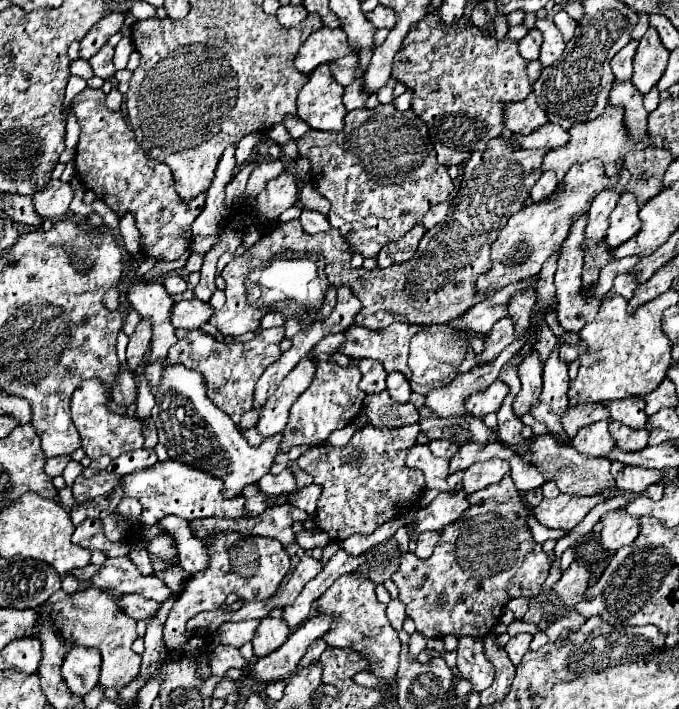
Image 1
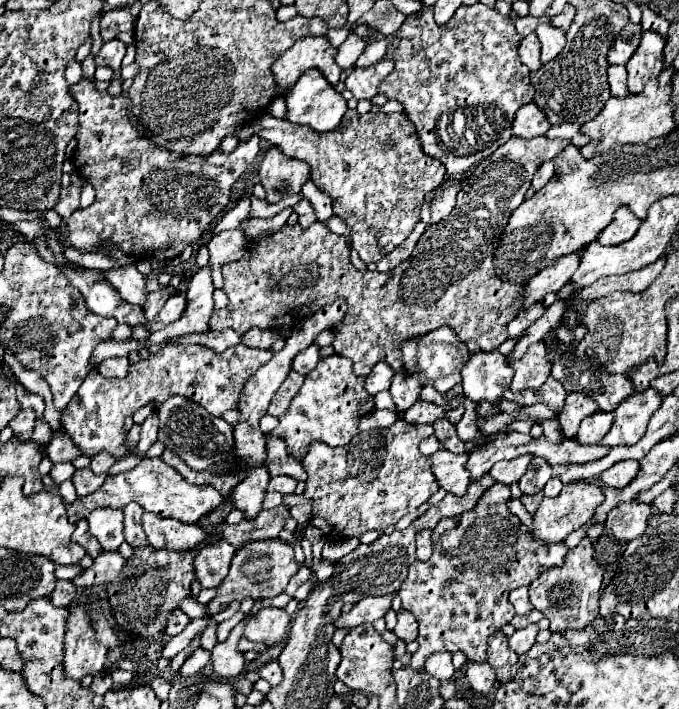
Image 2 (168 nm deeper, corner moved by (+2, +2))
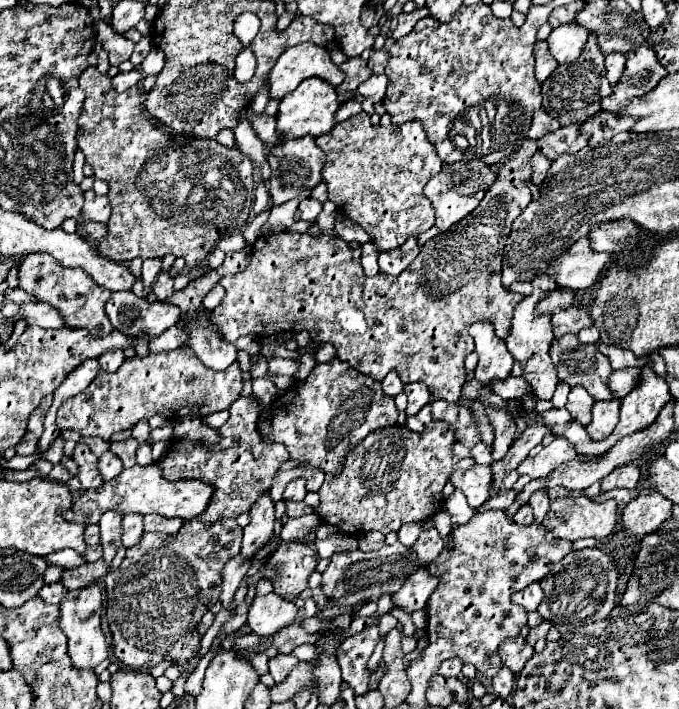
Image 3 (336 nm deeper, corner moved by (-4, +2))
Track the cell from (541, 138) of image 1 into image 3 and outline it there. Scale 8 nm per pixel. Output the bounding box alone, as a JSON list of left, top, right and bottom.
[582,111,636,148]

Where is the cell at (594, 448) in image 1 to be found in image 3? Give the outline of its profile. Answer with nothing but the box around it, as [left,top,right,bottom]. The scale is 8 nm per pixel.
[586,400,620,440]

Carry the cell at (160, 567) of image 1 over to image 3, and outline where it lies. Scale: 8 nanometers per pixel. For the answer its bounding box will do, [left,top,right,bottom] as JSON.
[122,514,144,548]

